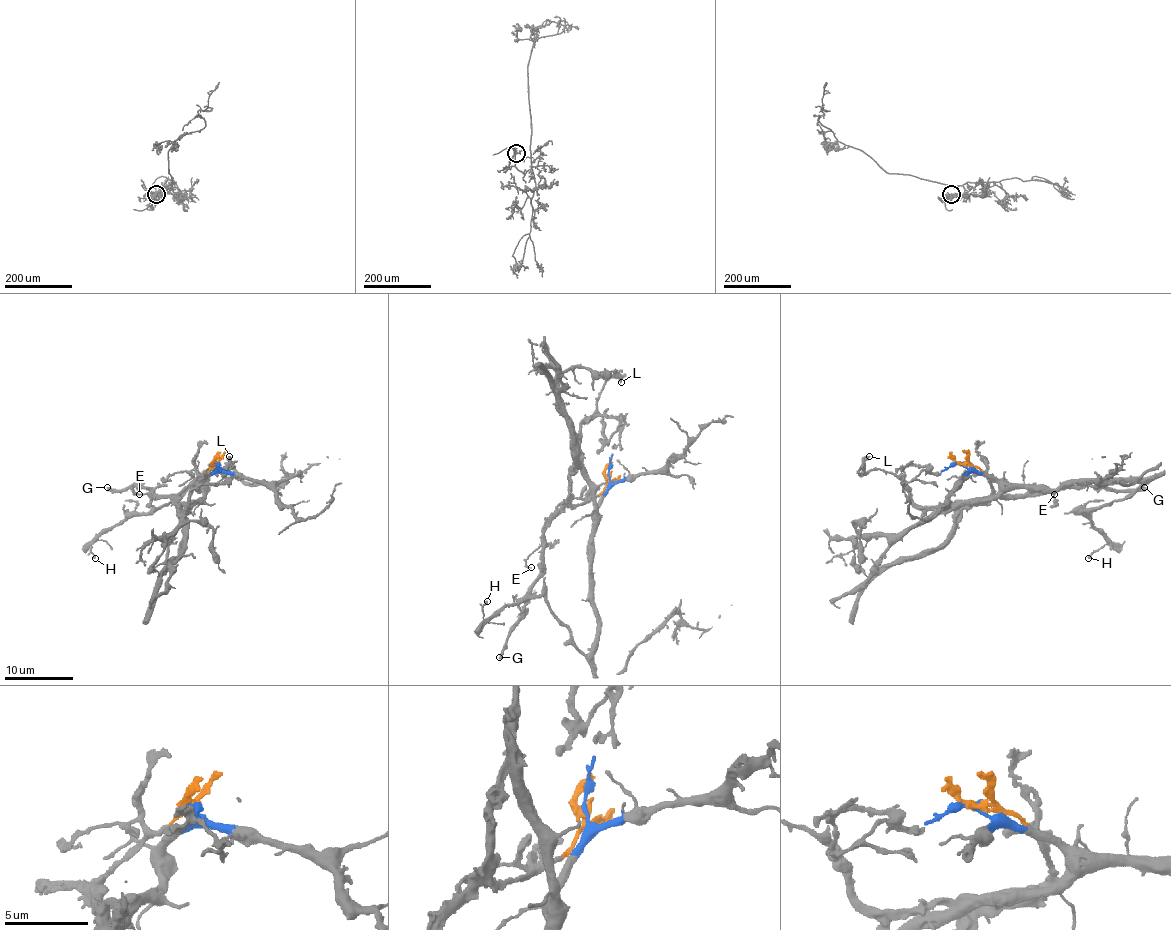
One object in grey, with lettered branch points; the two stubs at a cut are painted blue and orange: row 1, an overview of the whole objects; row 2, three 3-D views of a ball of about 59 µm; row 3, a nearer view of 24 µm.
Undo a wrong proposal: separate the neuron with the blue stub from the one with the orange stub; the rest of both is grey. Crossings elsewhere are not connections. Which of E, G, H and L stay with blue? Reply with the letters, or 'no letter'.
H

